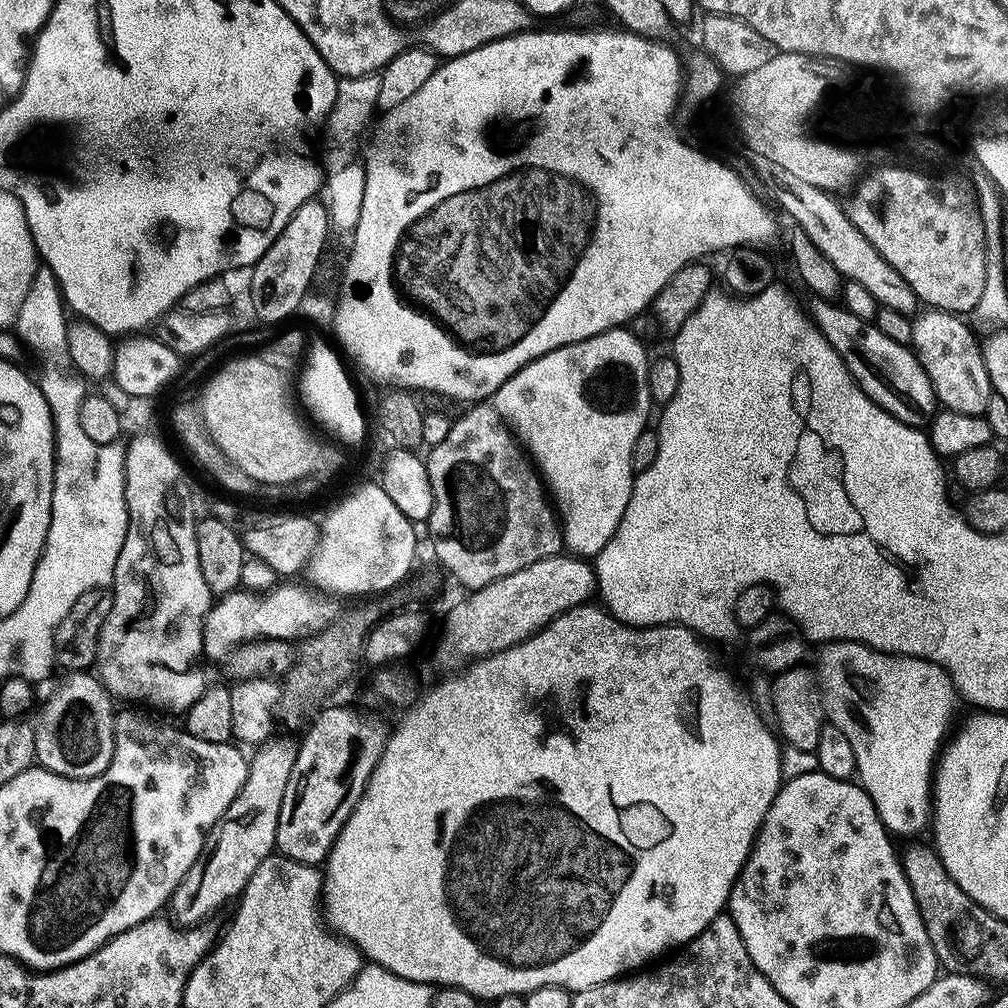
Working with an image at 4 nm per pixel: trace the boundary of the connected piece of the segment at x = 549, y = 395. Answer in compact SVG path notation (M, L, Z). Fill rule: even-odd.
M617 326L607 332L562 346L531 360L490 398L496 413L512 429L538 469L558 513L562 525L564 548L580 558L594 558L610 542L626 506L630 502L634 473L634 442L649 427L648 411L654 408L648 393L650 355L644 344L629 329Z

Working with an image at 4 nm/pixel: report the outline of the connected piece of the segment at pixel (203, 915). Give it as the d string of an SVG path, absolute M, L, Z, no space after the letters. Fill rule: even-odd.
M277 735L275 738L264 741L255 749L256 752L248 760L248 773L244 785L238 790L234 802L214 822L214 826L204 838L204 845L190 870L178 882L178 886L172 891L170 908L172 906L171 919L180 926L191 926L209 919L211 912L216 911L222 904L235 901L244 891L246 882L250 882L250 874L262 866L262 862L268 856L273 855L276 847L276 831L278 830L278 810L282 806L282 794L286 790L286 782L290 778L290 770L294 770L294 758L298 747L294 739Z

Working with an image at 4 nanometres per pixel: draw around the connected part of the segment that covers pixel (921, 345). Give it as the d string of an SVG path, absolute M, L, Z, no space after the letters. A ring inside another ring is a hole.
M924 310L911 321L912 338L910 347L915 353L918 363L928 375L932 388L936 391L936 399L947 411L958 414L983 417L988 399L994 395L992 383L986 374L984 355L978 345L978 338L968 329L968 324L963 315L954 312L942 312L939 310Z

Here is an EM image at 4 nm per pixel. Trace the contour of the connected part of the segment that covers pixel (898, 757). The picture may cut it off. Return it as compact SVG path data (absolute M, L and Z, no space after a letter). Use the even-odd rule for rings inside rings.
M834 640L825 643L821 648L824 649L820 652L818 675L820 677L820 685L824 687L824 710L830 723L838 726L838 730L842 730L842 734L846 734L846 738L854 750L856 776L860 787L866 790L866 794L874 802L874 810L878 812L878 818L884 823L885 828L888 829L893 837L912 836L915 832L922 831L923 828L925 831L930 824L934 765L942 751L942 745L949 735L950 727L948 728L948 723L952 719L954 719L953 721L957 719L956 700L958 701L958 693L955 684L949 678L946 669L940 668L934 662L923 660L917 656L898 656L890 652L879 652L877 648L871 648L868 644L861 644L858 640Z

